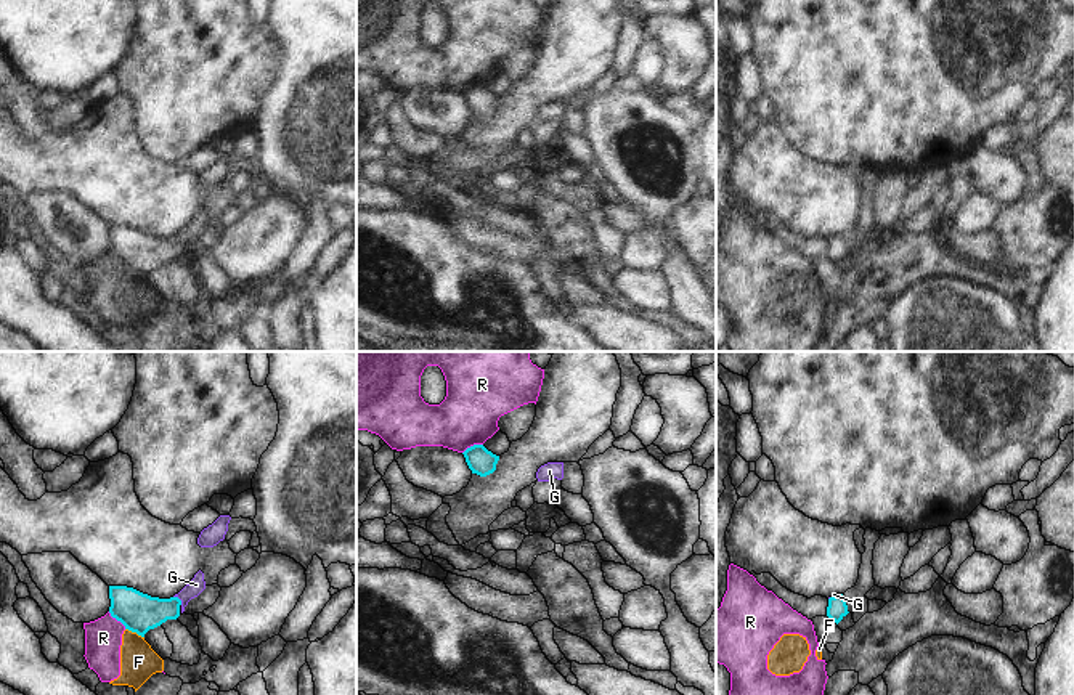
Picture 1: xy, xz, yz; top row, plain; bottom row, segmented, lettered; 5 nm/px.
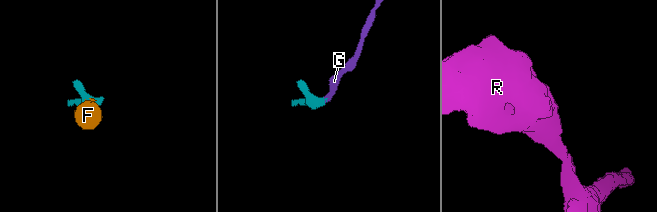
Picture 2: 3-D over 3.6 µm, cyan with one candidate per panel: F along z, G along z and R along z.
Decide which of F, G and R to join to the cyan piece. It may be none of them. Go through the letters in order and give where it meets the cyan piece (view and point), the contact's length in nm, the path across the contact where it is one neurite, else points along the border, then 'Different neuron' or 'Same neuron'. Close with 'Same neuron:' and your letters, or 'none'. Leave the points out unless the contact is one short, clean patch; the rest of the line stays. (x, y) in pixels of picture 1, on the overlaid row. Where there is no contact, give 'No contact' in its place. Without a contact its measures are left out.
F: Touches cyan at xy (135, 631). Shared border 110 nm. Boundary: xy (126, 628), (143, 638). Different neuron
G: Touches cyan at xy (178, 599). Shared border 60 nm. Path across: xy (138, 612), (169, 609), (178, 599), (196, 585). Same neuron
R: Touches cyan at xy (117, 620). Shared border 130 nm. Different neuron
Same neuron: G

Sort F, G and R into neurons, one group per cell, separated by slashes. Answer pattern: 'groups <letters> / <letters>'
groups F R / G

